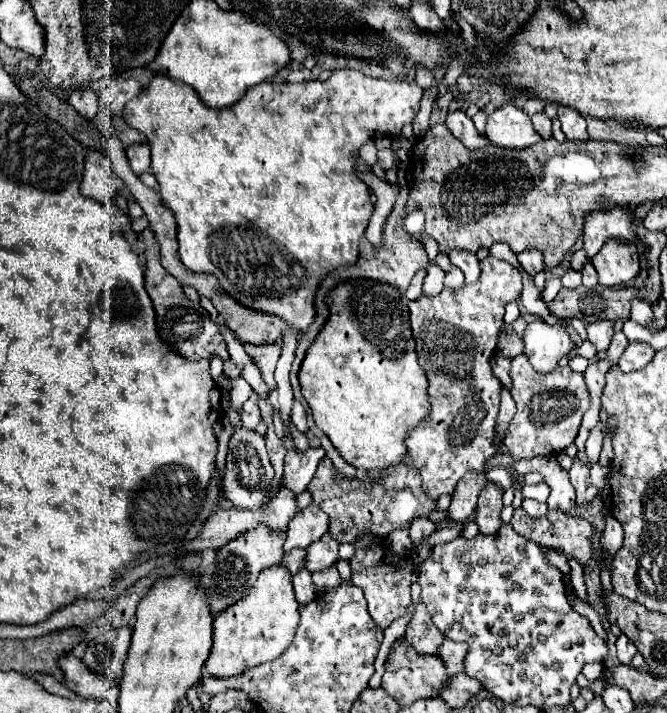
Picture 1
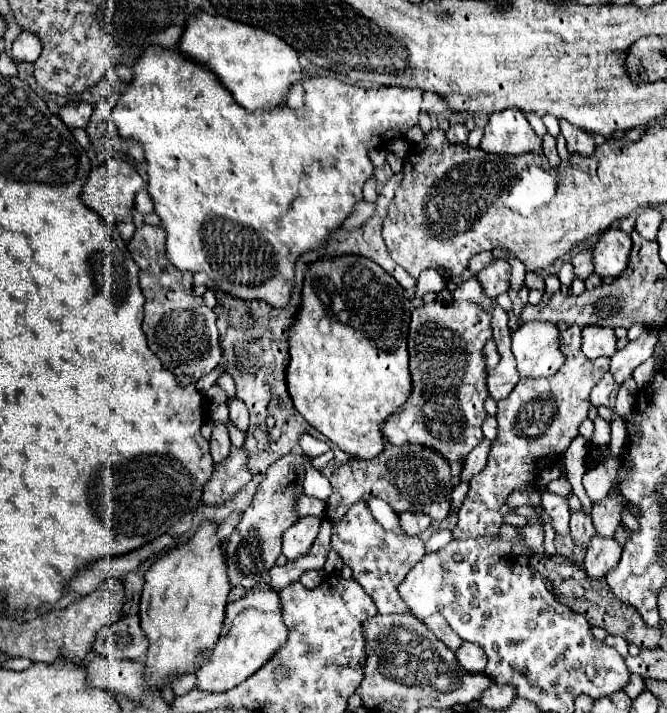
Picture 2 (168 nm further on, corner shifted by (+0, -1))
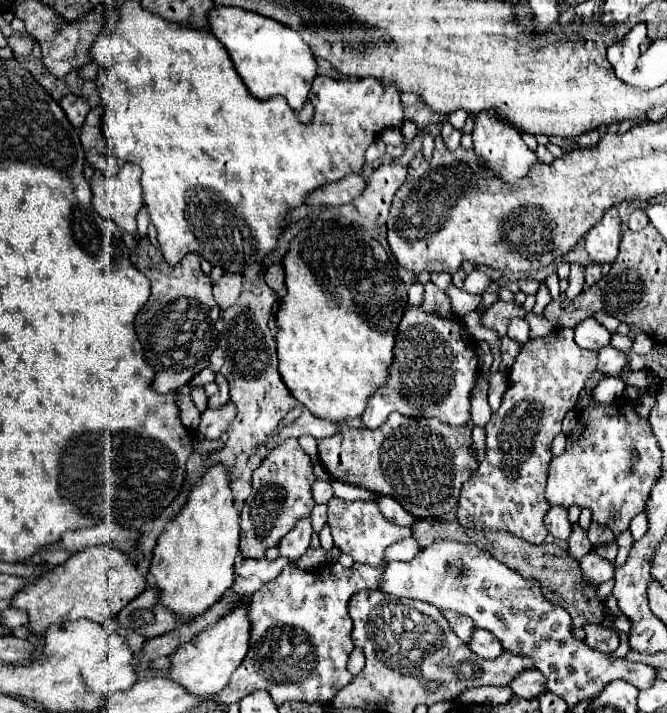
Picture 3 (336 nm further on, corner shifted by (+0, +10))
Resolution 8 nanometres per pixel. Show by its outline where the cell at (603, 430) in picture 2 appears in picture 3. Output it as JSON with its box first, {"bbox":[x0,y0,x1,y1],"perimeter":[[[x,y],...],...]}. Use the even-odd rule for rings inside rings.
{"bbox":[594,378,624,404],"perimeter":[[[600,378],[598,386],[594,388],[594,396],[600,398],[602,404],[614,402],[618,396],[622,396],[624,392],[624,382],[620,378]]]}

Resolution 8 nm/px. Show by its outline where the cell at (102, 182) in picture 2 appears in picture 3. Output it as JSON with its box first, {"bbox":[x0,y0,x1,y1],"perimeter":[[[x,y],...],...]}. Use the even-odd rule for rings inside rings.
{"bbox":[92,164,142,234],"perimeter":[[[124,164],[116,176],[94,172],[92,180],[92,206],[118,224],[120,230],[136,234],[136,214],[142,208],[140,168]]]}

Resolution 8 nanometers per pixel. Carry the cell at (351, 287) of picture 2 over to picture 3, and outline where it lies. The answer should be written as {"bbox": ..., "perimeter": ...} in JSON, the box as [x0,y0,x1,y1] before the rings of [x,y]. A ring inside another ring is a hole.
{"bbox":[274,220,408,424],"perimeter":[[[312,220],[308,222],[290,242],[290,248],[286,252],[286,256],[282,258],[282,266],[284,266],[284,274],[286,274],[286,296],[280,300],[278,312],[274,314],[276,318],[276,352],[278,352],[278,372],[286,384],[286,388],[292,392],[292,396],[304,404],[314,416],[326,418],[330,422],[338,422],[344,424],[346,418],[358,418],[364,408],[368,398],[372,396],[372,392],[376,392],[376,388],[382,388],[388,378],[388,366],[392,364],[392,348],[394,348],[394,336],[398,332],[398,322],[406,310],[406,300],[408,300],[408,290],[404,286],[404,282],[400,280],[394,264],[390,262],[388,254],[384,252],[384,248],[380,246],[380,242],[376,238],[372,238],[370,232],[364,232],[360,228],[356,228],[354,224],[344,224],[338,220]]]}

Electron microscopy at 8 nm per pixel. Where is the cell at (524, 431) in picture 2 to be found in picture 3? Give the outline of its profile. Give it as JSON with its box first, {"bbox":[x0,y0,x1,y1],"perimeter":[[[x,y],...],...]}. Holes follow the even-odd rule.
{"bbox":[458,328,596,544],"perimeter":[[[554,328],[550,334],[530,340],[520,348],[516,362],[508,370],[508,390],[502,396],[500,408],[486,424],[486,456],[478,470],[462,486],[458,500],[458,522],[468,528],[504,530],[532,544],[544,544],[548,532],[544,528],[544,516],[548,504],[544,500],[544,484],[548,476],[548,464],[552,460],[550,444],[562,430],[562,418],[576,406],[578,392],[584,388],[586,378],[596,370],[596,352],[584,350],[574,342],[572,328]]]}

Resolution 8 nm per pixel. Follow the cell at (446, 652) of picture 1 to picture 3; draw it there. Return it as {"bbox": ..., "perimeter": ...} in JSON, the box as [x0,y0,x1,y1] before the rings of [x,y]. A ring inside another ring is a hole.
{"bbox":[468,628,504,658],"perimeter":[[[480,628],[474,630],[474,636],[468,642],[468,646],[480,658],[496,658],[504,652],[504,648],[500,648],[500,640],[496,640],[496,636],[492,636],[492,632],[486,632],[486,630],[480,630]]]}

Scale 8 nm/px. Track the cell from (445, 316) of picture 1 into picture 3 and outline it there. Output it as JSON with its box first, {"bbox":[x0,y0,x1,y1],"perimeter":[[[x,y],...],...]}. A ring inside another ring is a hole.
{"bbox":[360,306,476,428],"perimeter":[[[418,306],[410,308],[398,324],[388,382],[368,398],[360,420],[366,428],[378,428],[390,412],[400,412],[404,416],[436,416],[450,426],[464,426],[470,420],[470,392],[476,374],[476,344],[468,338],[464,324],[456,318],[444,320],[428,314]]]}

